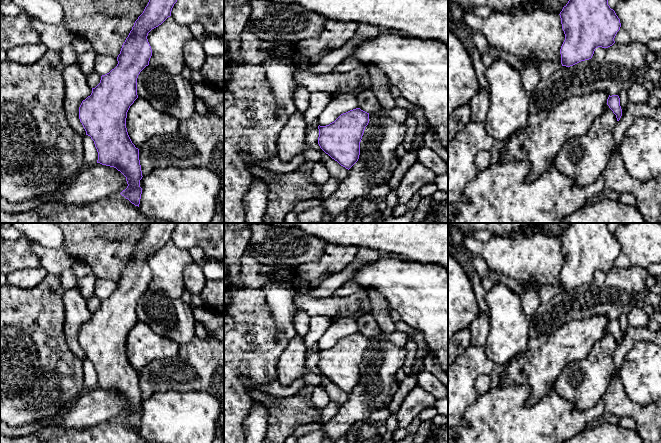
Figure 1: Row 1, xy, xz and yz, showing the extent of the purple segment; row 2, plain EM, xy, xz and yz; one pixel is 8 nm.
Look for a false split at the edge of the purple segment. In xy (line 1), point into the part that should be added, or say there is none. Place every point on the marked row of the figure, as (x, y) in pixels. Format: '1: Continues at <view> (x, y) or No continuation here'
1: No continuation here

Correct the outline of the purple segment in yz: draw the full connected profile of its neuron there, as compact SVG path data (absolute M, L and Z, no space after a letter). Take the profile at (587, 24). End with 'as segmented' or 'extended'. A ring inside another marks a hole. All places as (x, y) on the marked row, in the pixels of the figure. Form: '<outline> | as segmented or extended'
M569 0L559 15L565 34L561 64L566 67L591 59L598 47L612 46L621 27L608 0Z | as segmented

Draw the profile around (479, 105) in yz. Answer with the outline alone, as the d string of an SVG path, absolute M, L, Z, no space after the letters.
M480 88L469 105L471 109L470 122L485 123L489 109L489 93Z

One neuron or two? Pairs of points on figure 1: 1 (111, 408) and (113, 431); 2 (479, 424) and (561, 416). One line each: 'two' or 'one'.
1: two
2: one

